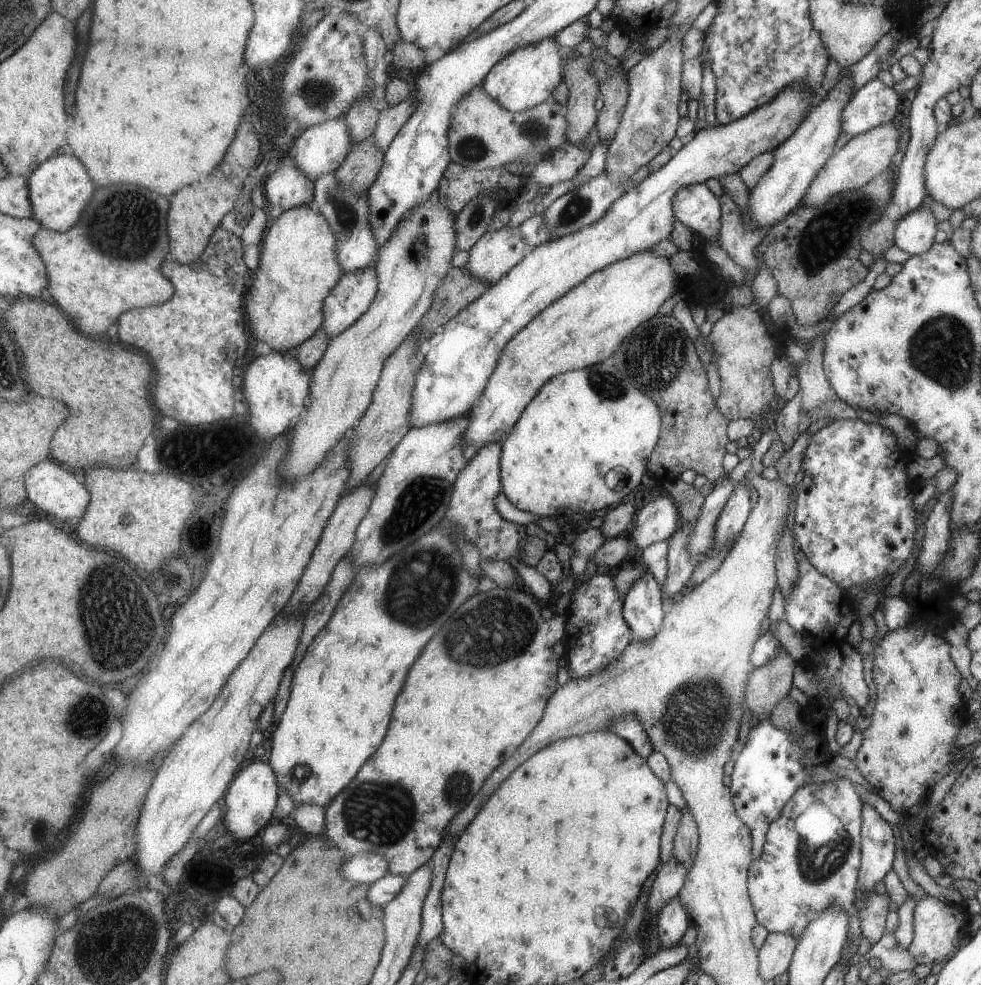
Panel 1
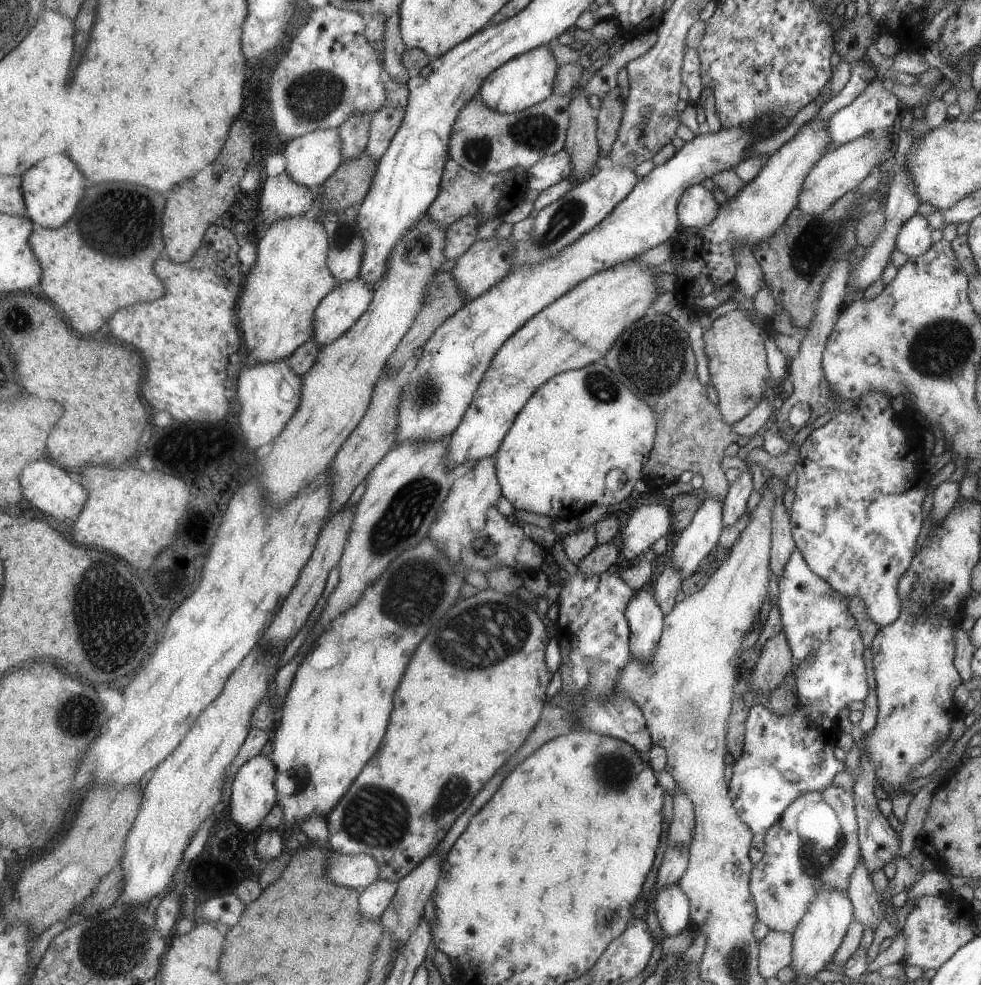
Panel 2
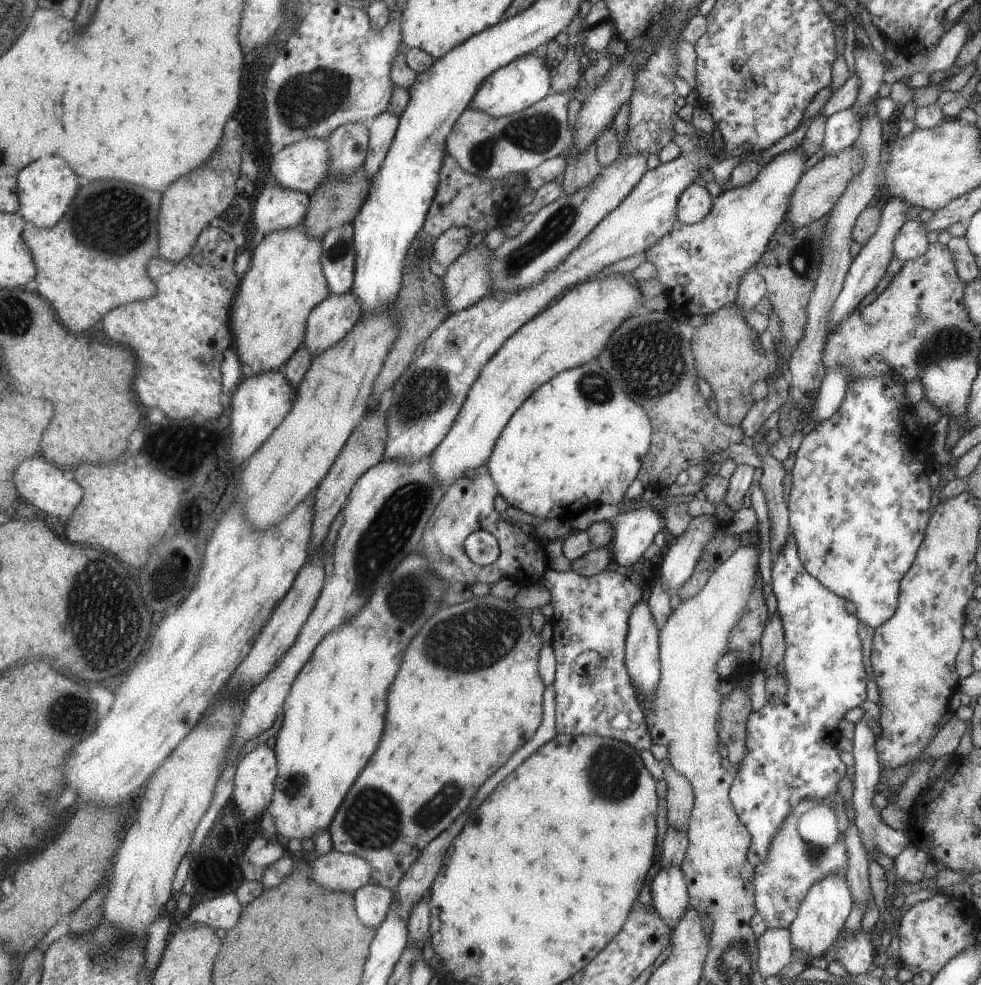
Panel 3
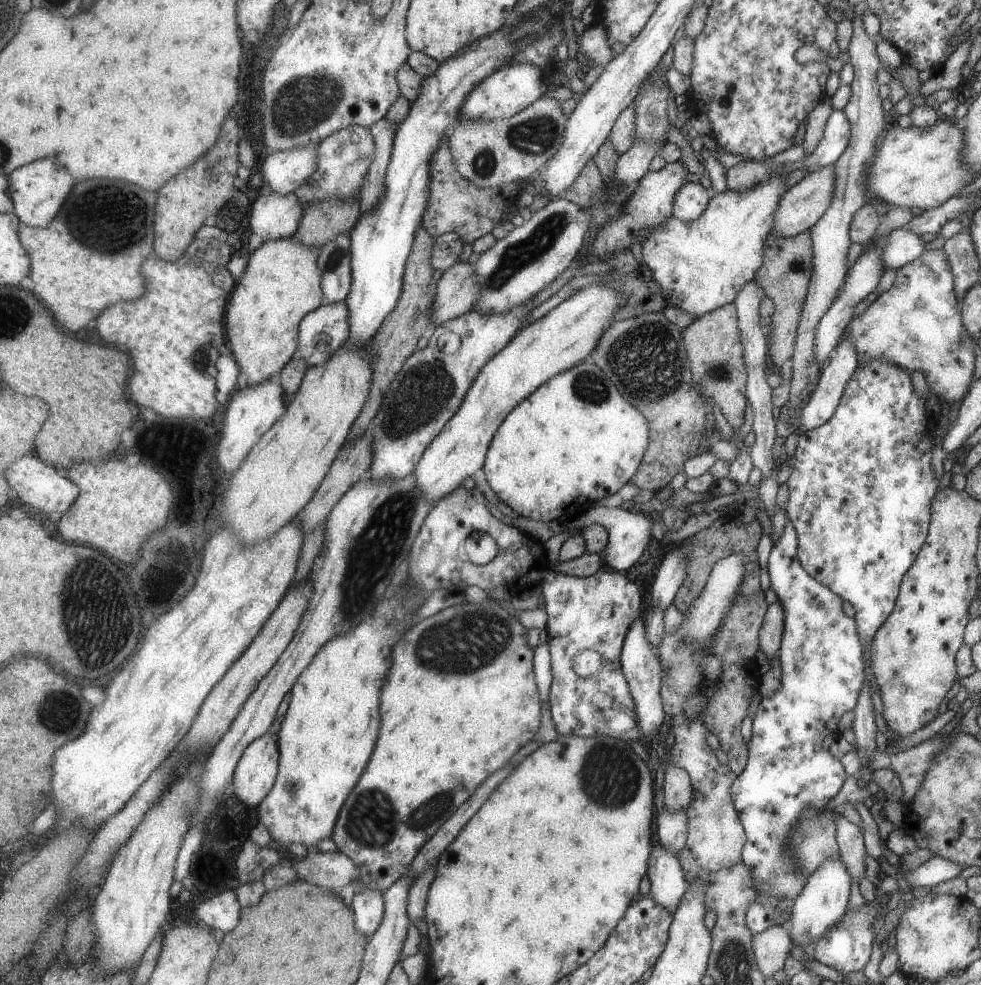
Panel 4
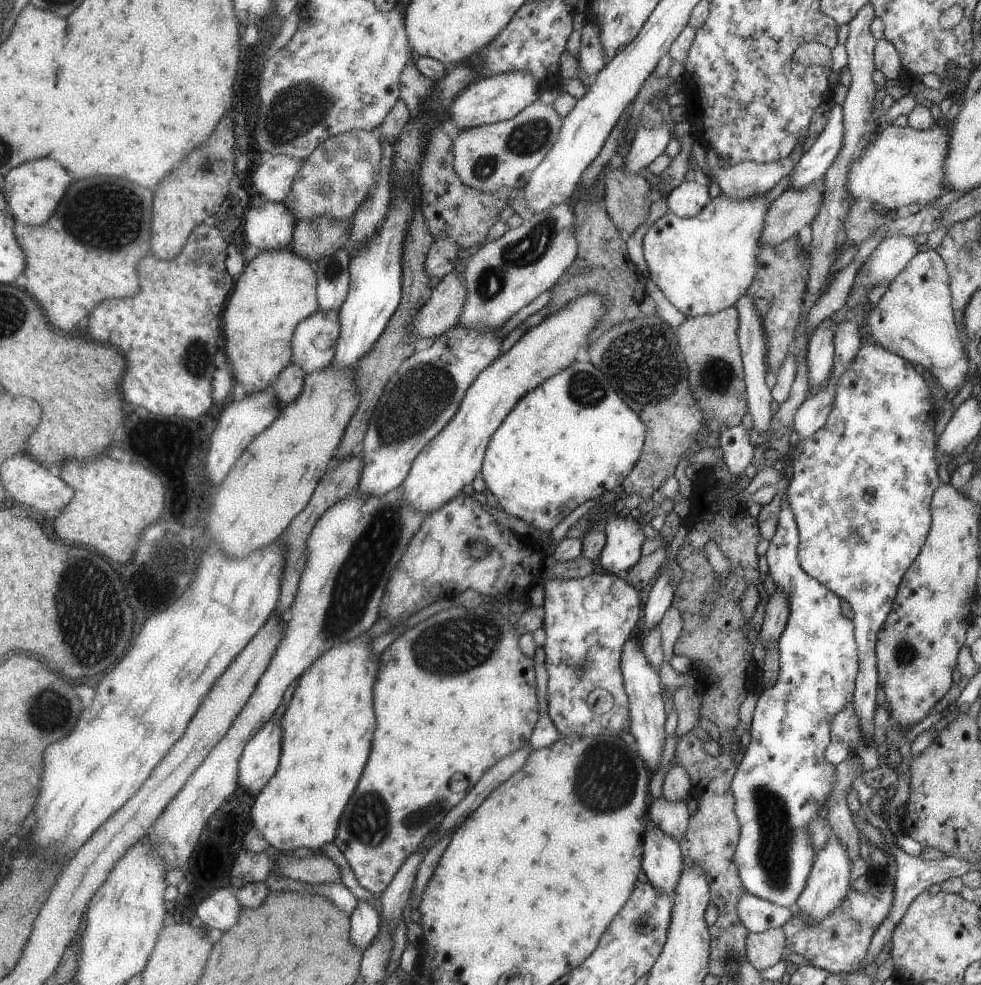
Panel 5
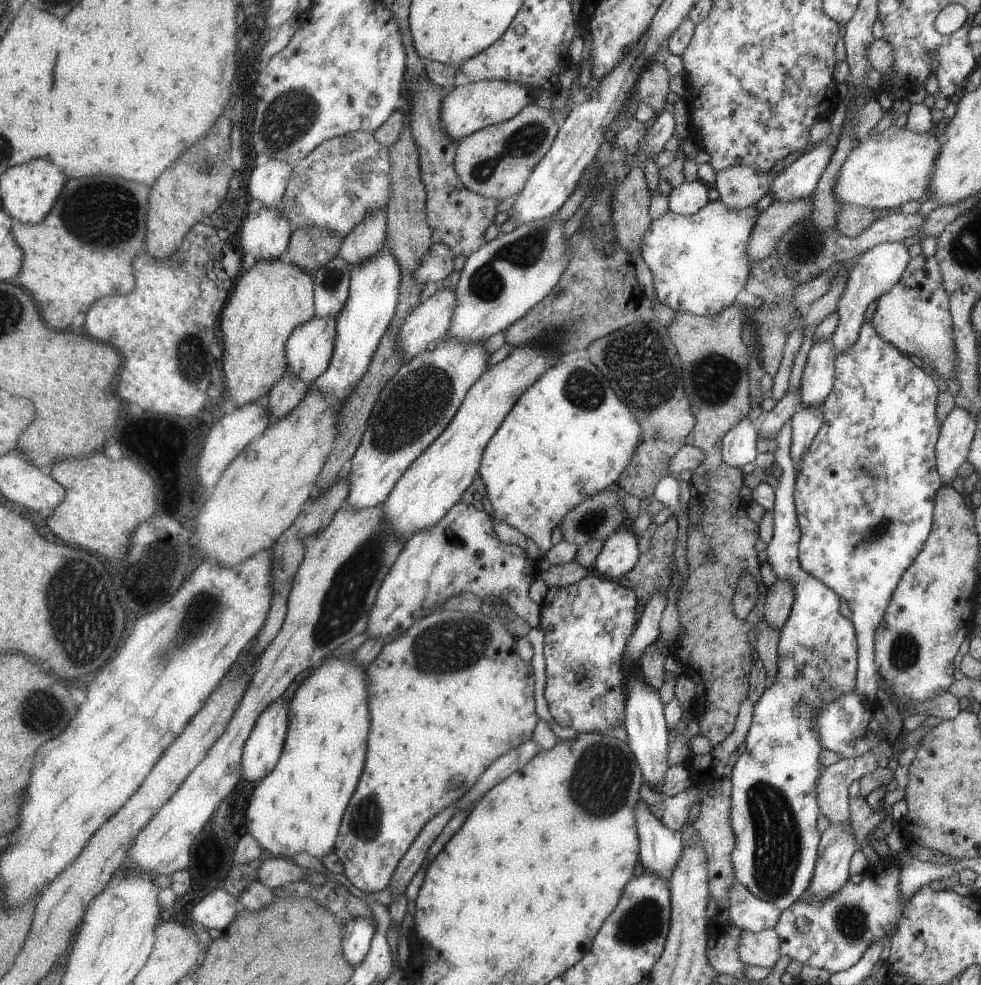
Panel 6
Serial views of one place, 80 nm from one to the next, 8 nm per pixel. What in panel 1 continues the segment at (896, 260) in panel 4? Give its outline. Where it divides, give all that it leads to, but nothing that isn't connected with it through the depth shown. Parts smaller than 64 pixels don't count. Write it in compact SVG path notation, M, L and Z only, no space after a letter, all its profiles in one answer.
M922 202L895 224L893 246L913 256L927 252L934 243L935 223L929 207Z

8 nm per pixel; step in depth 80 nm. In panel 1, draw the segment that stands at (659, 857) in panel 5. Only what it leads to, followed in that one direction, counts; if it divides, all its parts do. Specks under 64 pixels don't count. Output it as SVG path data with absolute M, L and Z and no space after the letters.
M680 898L671 899L658 914L657 934L661 948L671 949L679 945L691 926L687 907Z

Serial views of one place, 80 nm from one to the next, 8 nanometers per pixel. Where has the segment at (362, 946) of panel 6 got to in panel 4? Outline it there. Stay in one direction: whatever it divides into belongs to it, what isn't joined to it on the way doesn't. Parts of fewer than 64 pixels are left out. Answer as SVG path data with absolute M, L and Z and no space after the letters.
M364 887L360 893L355 893L351 906L356 912L356 927L371 938L384 922L385 892Z

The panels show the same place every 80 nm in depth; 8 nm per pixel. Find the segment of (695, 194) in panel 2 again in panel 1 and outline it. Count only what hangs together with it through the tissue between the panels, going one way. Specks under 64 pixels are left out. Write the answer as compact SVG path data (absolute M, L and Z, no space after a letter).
M697 182L681 188L673 203L676 218L703 239L717 241L720 227L720 202L711 188Z

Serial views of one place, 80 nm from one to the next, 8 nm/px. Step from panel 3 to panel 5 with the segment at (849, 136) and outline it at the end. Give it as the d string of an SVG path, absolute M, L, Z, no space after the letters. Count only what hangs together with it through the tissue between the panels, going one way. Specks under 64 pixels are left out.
M834 104L821 132L809 142L808 147L788 174L789 189L802 189L824 176L841 148L843 136L842 105Z

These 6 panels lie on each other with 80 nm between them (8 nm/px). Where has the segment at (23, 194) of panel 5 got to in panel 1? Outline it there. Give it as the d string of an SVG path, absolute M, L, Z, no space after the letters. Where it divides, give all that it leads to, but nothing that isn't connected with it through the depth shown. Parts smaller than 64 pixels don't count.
M57 153L53 158L49 158L45 164L41 164L35 172L32 172L29 182L33 218L40 221L43 227L61 232L68 231L77 224L97 190L97 184L89 174L88 168L85 168L85 164L77 158L77 155L69 156L69 153Z

